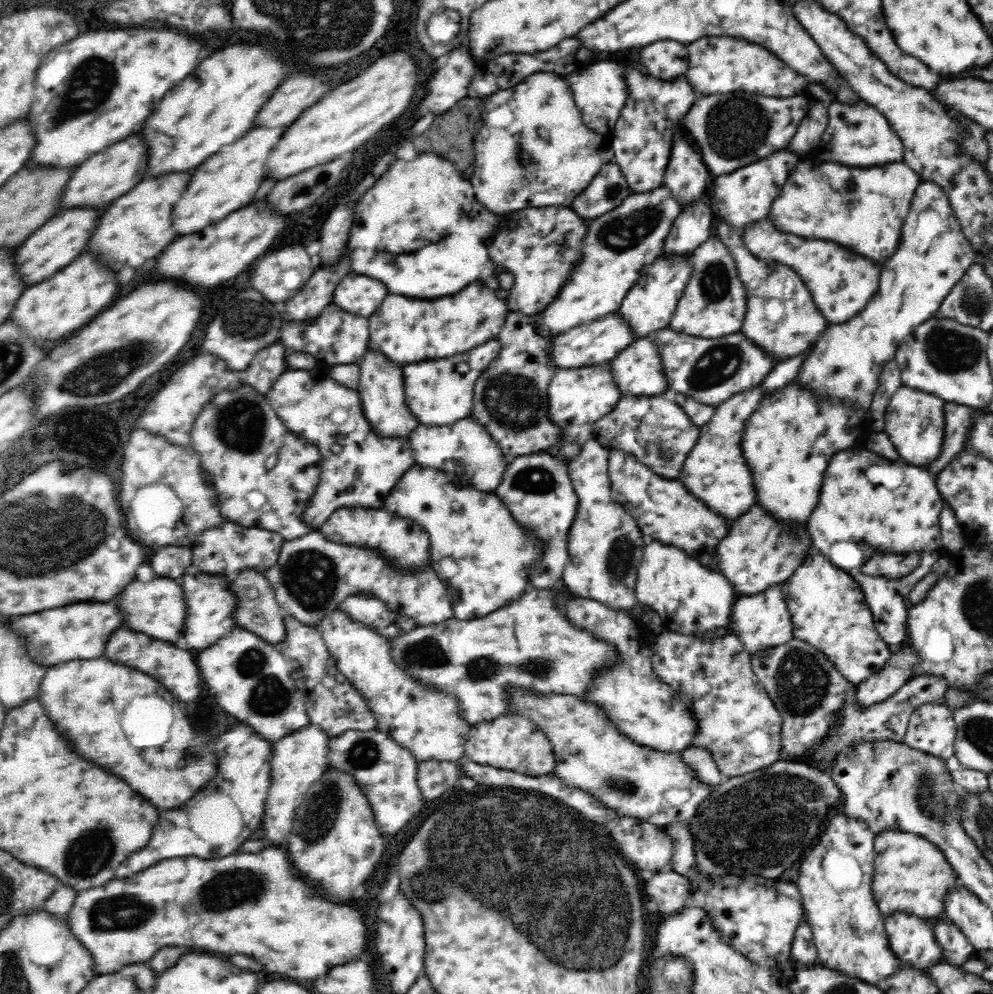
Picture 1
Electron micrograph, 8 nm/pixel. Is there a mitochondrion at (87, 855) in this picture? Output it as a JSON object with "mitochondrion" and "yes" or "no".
{"mitochondrion":"yes"}

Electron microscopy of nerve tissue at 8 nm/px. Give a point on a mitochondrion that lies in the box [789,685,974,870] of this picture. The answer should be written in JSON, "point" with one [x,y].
{"point":[932,799]}

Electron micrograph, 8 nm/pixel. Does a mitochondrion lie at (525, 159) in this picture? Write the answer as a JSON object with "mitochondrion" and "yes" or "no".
{"mitochondrion":"yes"}

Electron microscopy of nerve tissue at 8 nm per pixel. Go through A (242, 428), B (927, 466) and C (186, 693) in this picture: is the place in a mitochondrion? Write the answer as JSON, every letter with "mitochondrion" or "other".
{"A":"mitochondrion","B":"other","C":"other"}

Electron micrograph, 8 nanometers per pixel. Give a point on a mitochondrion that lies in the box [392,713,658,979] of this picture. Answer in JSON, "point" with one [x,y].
{"point":[585,927]}

